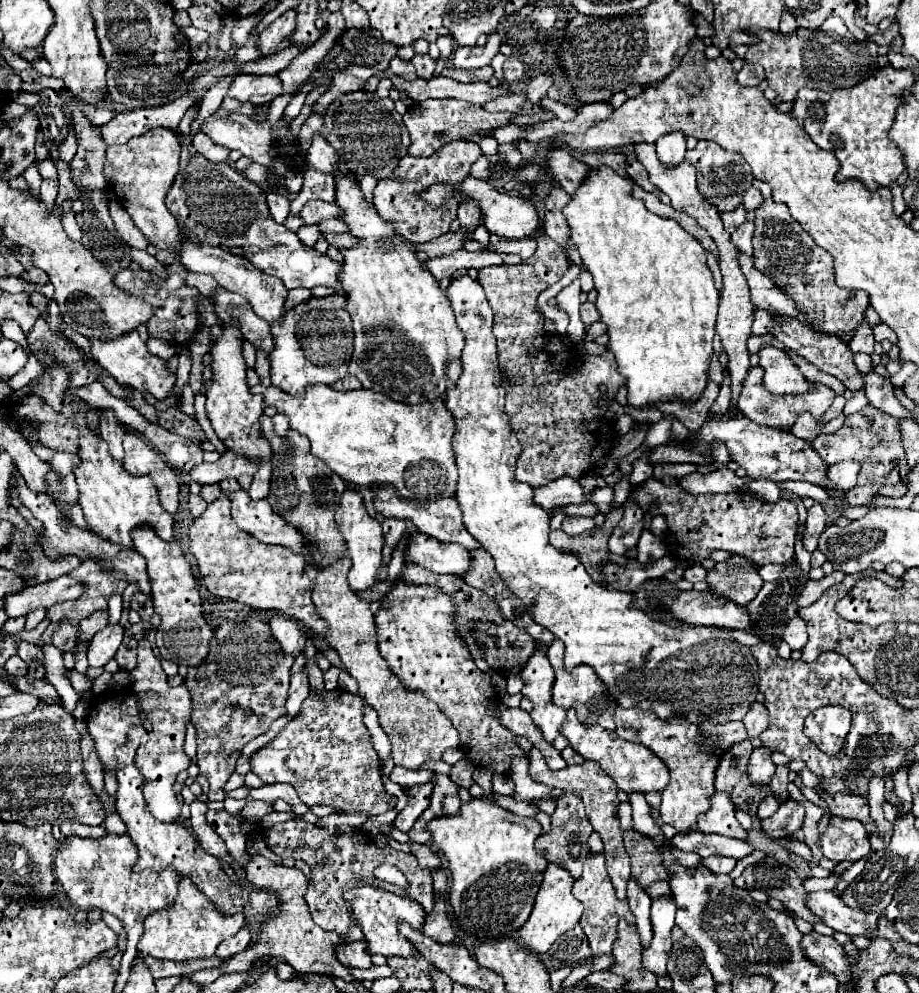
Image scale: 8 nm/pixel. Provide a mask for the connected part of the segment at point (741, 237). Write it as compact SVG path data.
M744 221L734 233L732 233L732 243L744 251L746 255L752 255L752 233L754 233L754 223Z

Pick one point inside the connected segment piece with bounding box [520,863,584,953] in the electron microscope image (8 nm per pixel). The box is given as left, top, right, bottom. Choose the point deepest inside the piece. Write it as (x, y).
(555, 911)

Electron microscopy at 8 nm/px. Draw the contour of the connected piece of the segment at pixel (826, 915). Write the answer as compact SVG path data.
M834 891L808 893L806 907L822 923L832 927L834 931L846 933L848 937L854 937L854 933L862 933L868 937L868 933L874 933L876 929L876 921L878 921L876 913L850 909Z

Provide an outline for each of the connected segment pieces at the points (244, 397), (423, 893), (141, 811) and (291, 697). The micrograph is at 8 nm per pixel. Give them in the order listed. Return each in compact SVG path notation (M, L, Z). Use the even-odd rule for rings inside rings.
M226 323L222 333L214 337L210 355L212 355L212 385L206 389L206 411L208 419L220 437L220 441L228 447L234 449L236 453L250 453L250 457L262 457L262 469L254 475L252 487L250 487L250 497L254 501L260 501L268 497L268 487L270 487L270 453L272 447L266 441L266 437L258 437L262 433L260 429L260 417L264 413L264 399L262 395L252 395L246 383L246 363L242 357L242 341L244 335L236 323Z
M286 821L286 823L278 823L274 825L270 831L260 831L260 835L264 837L264 841L268 843L268 847L282 859L292 857L292 859L304 859L314 876L310 880L310 884L305 893L305 900L310 909L312 919L316 921L316 925L320 925L326 931L334 931L342 937L342 941L362 941L364 937L360 935L360 927L354 923L354 917L350 913L350 909L346 909L346 901L344 901L344 891L358 887L358 885L374 885L380 887L384 891L392 891L400 897L408 897L418 901L426 915L430 915L432 907L434 907L434 889L432 889L432 877L428 869L422 869L416 861L416 857L412 853L404 853L404 851L394 851L392 847L384 847L380 849L368 833L356 829L350 833L338 833L332 835L326 829L306 823L306 821ZM380 863L392 863L396 865L404 877L408 879L410 887L408 889L400 889L392 883L384 883L378 881L372 871L374 867L378 867Z
M130 725L128 729L128 741L124 745L120 745L116 749L116 779L118 779L118 791L116 791L116 811L122 817L122 821L126 823L128 835L132 837L136 849L138 849L138 861L134 865L136 871L140 869L166 869L166 867L174 867L180 875L188 875L192 879L192 883L206 895L212 897L212 901L216 903L218 911L226 913L226 915L234 915L234 913L244 913L246 915L246 923L252 921L260 921L262 913L270 913L274 909L278 909L278 899L274 893L270 891L262 891L262 889L254 889L246 883L234 883L222 863L212 857L210 853L206 853L200 843L196 841L196 837L192 835L192 831L180 823L180 821L172 821L172 823L162 823L156 821L152 817L152 813L148 811L148 805L142 797L142 783L144 777L138 771L138 767L134 765L134 755L136 749L148 741L148 733L142 725Z
M304 671L292 675L290 681L290 693L288 693L288 701L286 701L286 709L288 715L296 715L300 711L302 701L308 697L310 693L310 685L308 685L308 675Z

